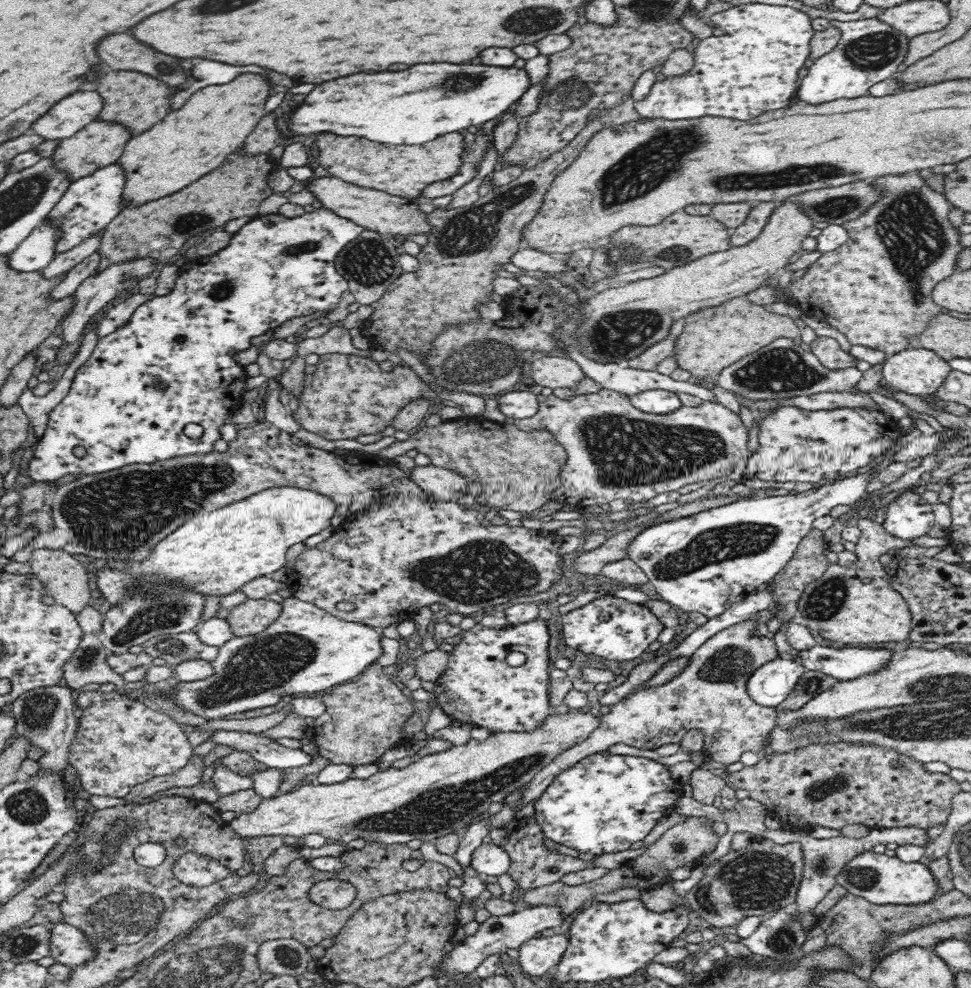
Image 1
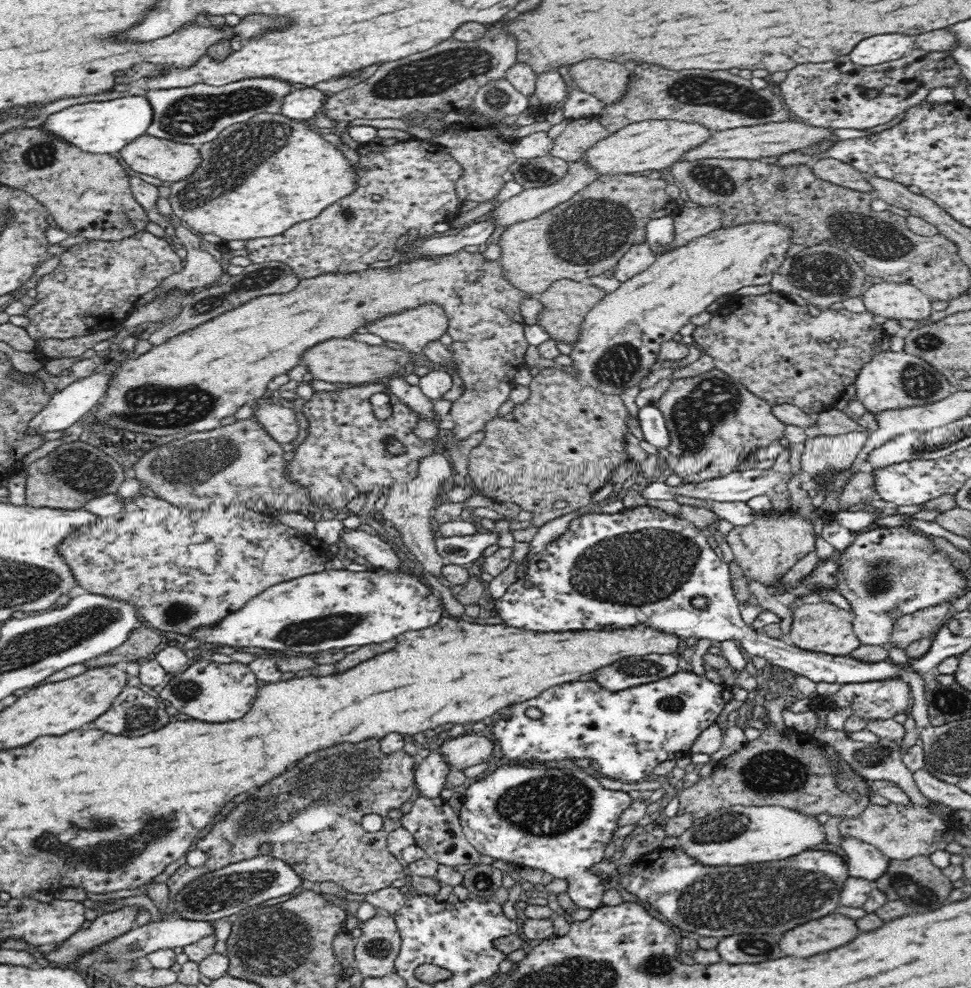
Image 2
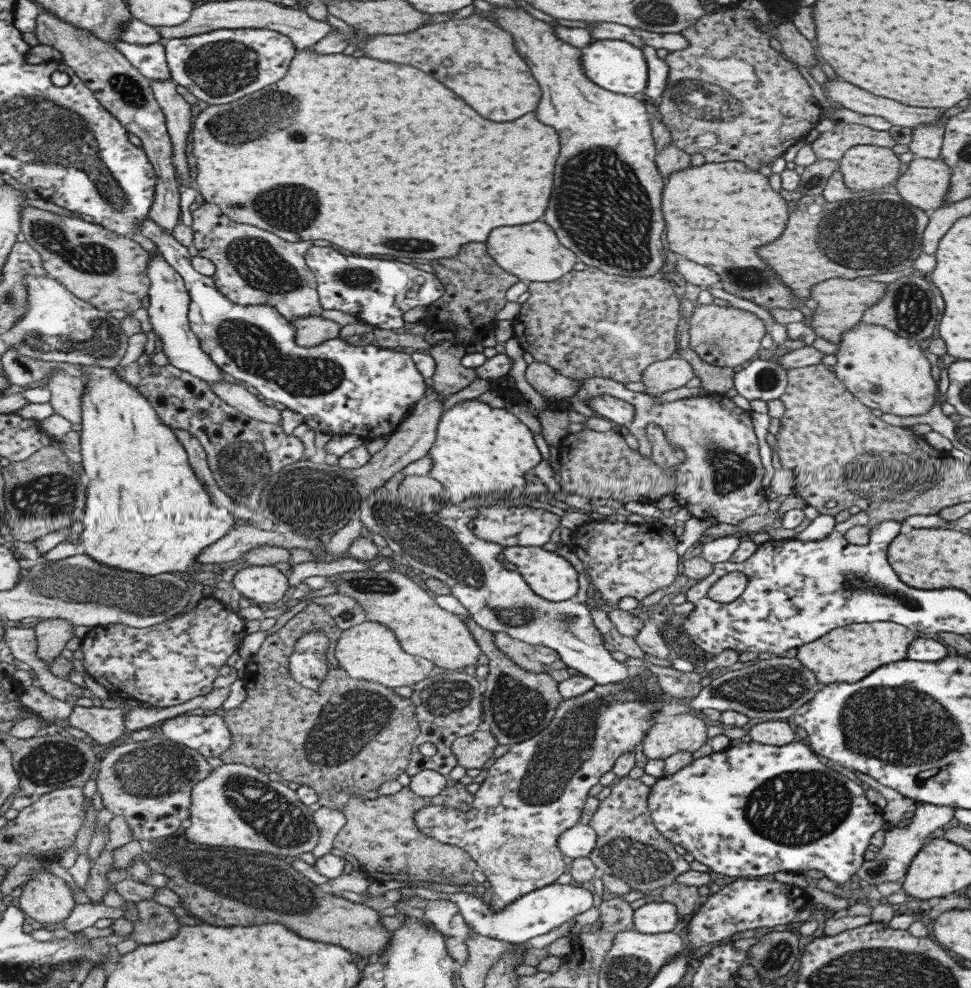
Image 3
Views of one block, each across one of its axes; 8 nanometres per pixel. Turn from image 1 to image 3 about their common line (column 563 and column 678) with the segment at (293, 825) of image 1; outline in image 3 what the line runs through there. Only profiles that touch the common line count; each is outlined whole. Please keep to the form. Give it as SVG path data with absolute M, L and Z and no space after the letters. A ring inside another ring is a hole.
M689 713L672 716L669 721L653 723L641 740L641 752L648 760L665 760L677 752L693 752L708 742L704 718Z

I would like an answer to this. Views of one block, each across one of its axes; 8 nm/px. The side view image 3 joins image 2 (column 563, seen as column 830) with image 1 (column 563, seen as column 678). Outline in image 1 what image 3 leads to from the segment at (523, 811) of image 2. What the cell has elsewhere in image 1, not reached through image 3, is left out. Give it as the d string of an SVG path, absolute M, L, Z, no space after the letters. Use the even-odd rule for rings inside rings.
M604 751L582 758L574 766L562 770L534 801L534 818L546 839L578 853L600 856L630 850L632 844L644 840L662 818L675 810L676 800L682 796L681 785L673 779L668 765L650 758Z

